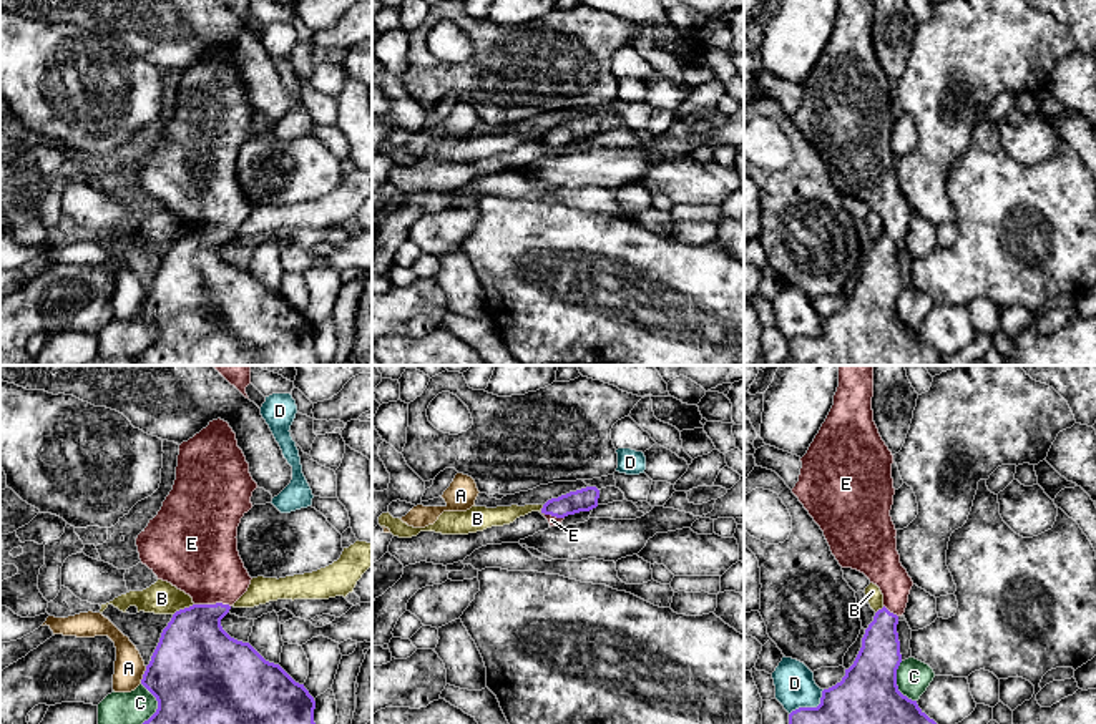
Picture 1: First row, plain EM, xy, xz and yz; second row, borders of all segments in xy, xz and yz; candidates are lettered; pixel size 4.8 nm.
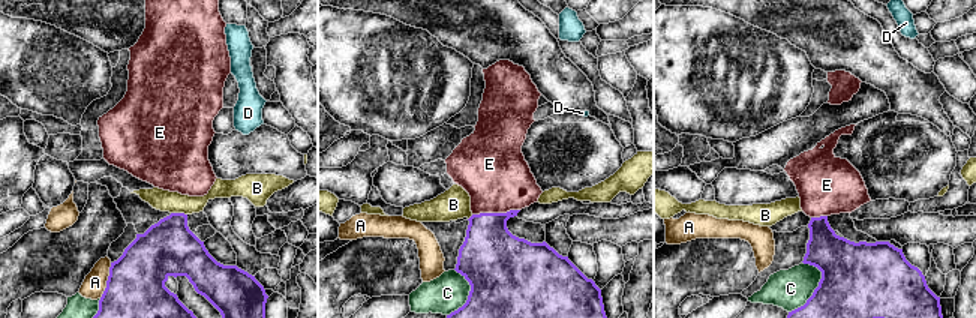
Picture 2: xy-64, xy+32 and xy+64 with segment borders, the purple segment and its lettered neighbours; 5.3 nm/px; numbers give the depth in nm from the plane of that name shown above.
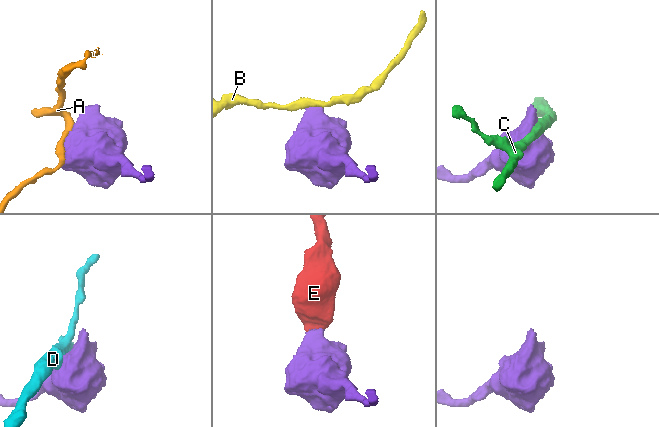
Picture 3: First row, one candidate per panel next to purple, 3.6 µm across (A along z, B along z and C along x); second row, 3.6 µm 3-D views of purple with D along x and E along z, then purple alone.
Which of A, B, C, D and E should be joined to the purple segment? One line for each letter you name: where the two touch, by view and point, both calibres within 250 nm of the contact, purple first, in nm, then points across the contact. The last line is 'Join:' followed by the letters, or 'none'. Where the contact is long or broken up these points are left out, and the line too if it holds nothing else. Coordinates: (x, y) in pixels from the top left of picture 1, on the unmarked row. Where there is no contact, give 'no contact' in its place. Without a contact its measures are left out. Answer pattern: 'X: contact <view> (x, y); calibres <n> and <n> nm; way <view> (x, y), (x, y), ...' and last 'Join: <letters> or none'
E: contact xy (213, 233); calibres 360 and 380 nm; way xy (195, 281), (195, 261), (213, 233), (213, 201), (200, 185)
Join: E

